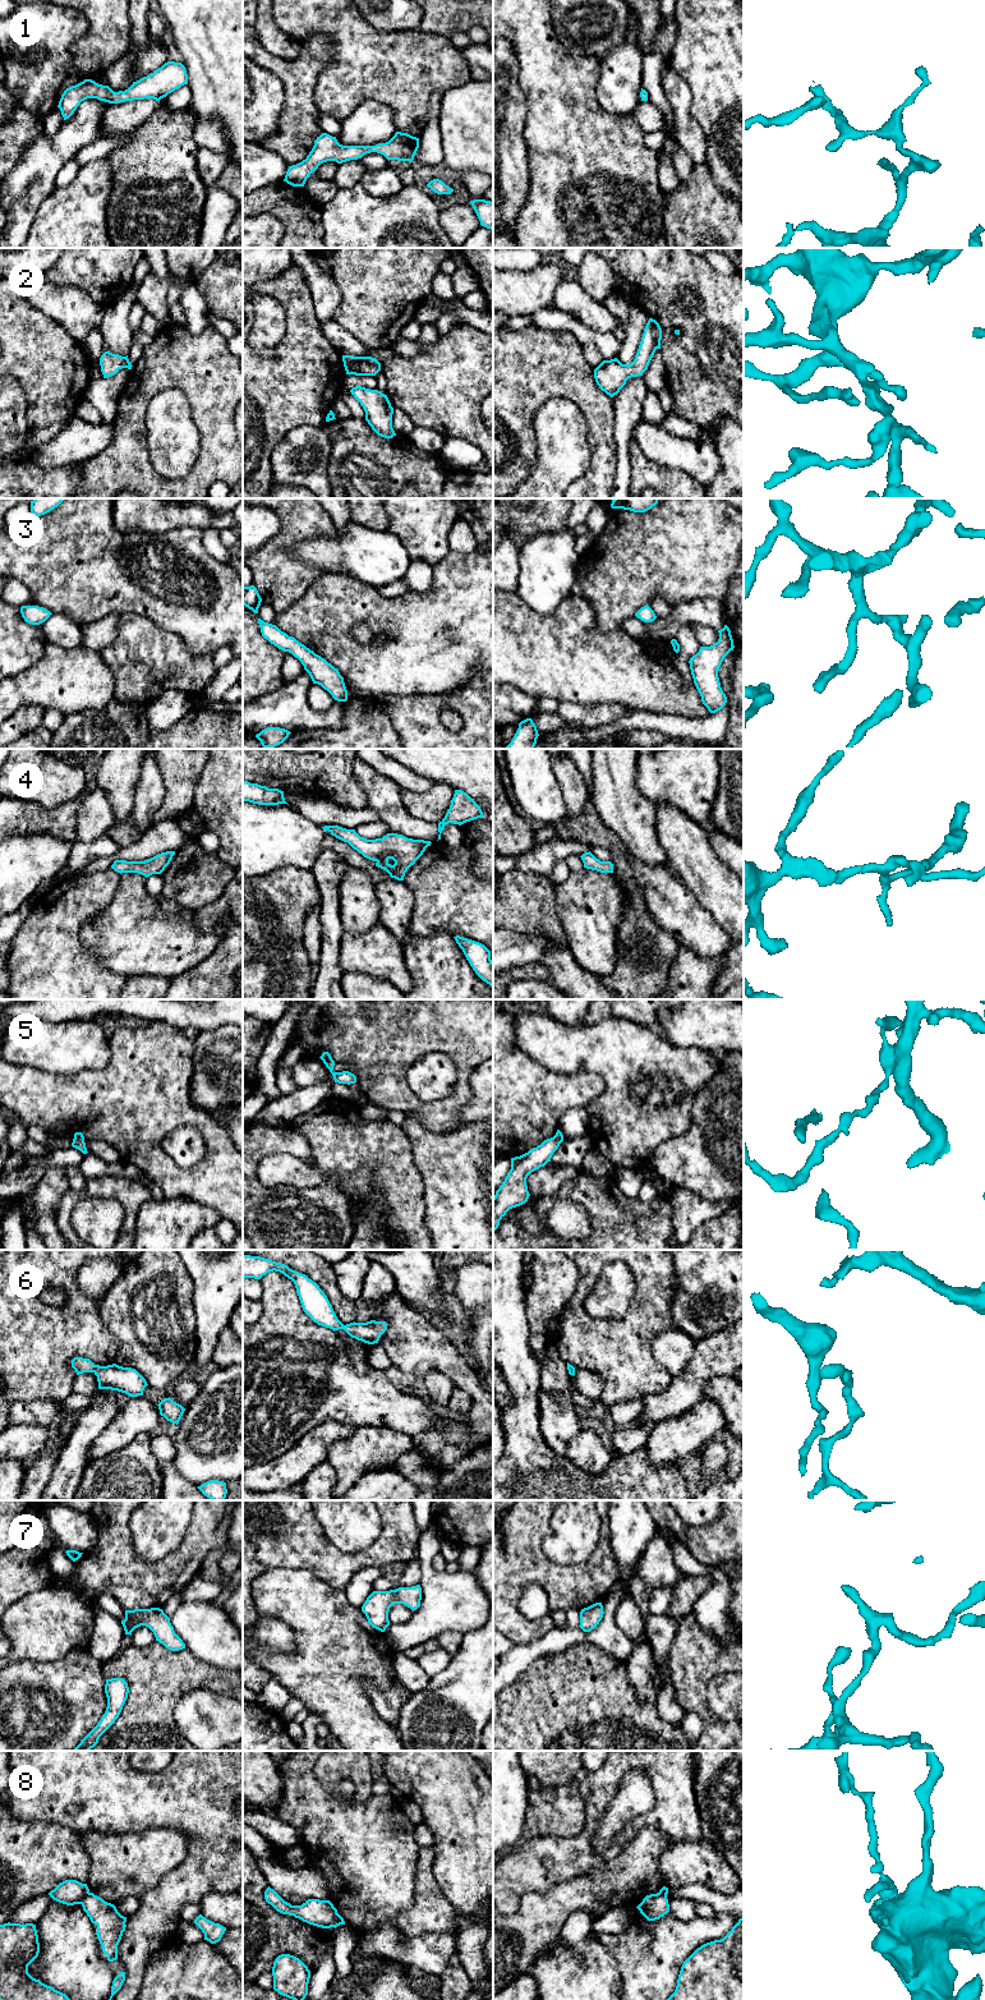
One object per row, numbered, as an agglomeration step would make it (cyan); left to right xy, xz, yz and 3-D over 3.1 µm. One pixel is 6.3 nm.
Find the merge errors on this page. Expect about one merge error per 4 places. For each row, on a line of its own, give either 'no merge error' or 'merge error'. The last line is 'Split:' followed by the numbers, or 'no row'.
1: no merge error
2: no merge error
3: no merge error
4: no merge error
5: no merge error
6: no merge error
7: no merge error
8: merge error
Split: 8

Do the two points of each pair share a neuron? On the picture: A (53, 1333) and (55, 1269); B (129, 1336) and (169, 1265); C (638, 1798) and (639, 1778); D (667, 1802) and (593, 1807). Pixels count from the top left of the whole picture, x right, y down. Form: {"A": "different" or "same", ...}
{"A": "same", "B": "same", "C": "same", "D": "same"}

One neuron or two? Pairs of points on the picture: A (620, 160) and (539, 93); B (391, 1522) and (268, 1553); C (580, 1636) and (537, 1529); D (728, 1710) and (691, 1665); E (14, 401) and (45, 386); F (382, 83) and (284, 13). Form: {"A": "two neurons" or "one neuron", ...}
{"A": "one neuron", "B": "one neuron", "C": "two neurons", "D": "two neurons", "E": "two neurons", "F": "one neuron"}

